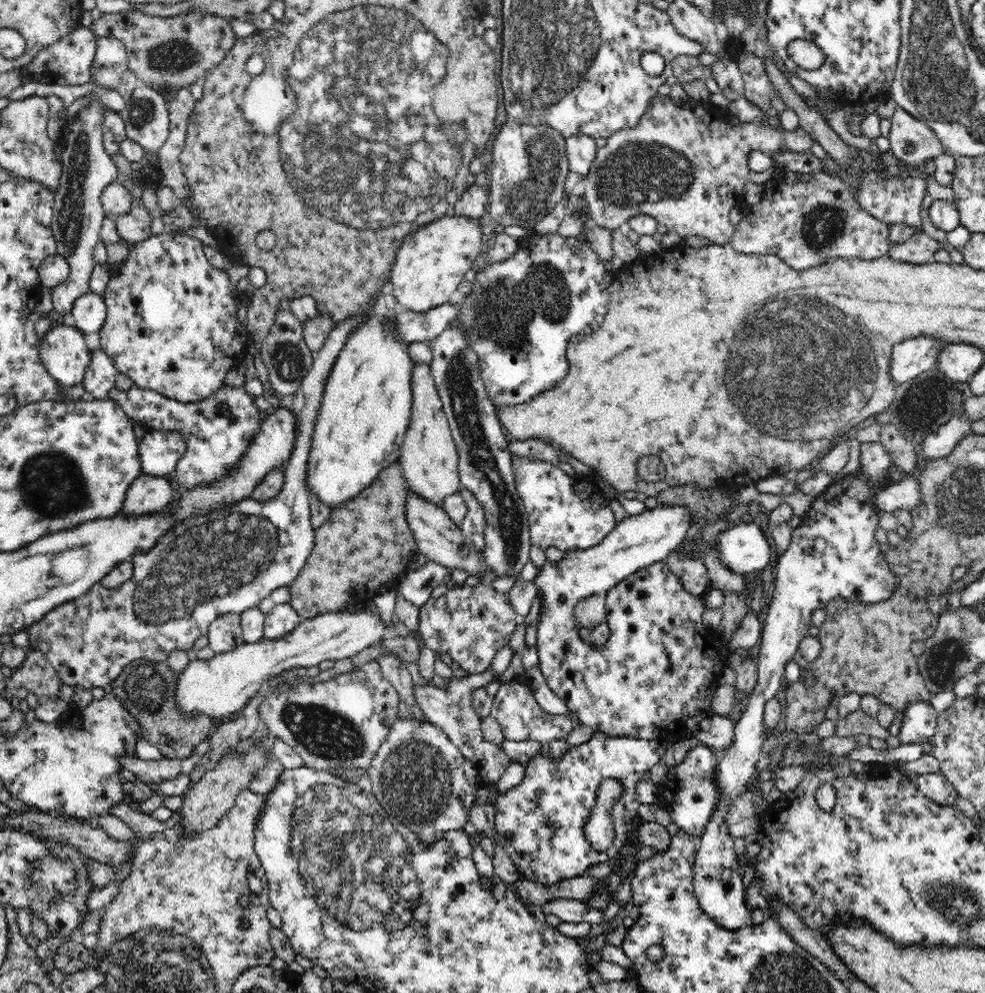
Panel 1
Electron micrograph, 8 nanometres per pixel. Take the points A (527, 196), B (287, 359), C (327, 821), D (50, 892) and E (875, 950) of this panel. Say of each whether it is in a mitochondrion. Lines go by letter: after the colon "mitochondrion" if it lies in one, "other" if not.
A: mitochondrion
B: mitochondrion
C: mitochondrion
D: mitochondrion
E: other

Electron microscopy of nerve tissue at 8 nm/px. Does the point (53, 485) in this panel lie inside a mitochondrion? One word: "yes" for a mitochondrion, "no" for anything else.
yes

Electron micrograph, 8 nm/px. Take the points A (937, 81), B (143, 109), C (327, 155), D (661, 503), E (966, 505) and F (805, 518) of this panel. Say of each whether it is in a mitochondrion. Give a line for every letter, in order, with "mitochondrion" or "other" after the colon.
A: mitochondrion
B: mitochondrion
C: mitochondrion
D: other
E: mitochondrion
F: other

